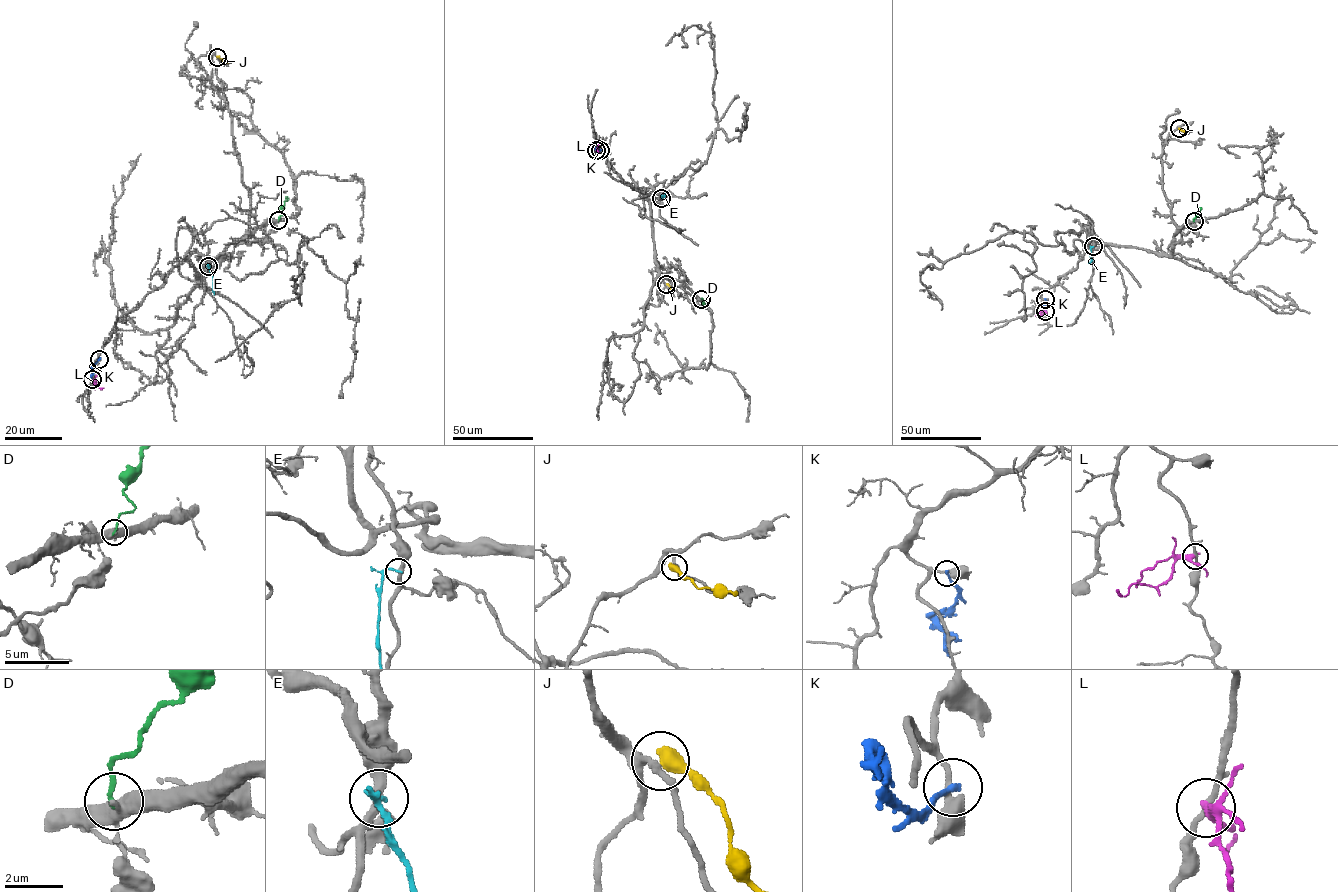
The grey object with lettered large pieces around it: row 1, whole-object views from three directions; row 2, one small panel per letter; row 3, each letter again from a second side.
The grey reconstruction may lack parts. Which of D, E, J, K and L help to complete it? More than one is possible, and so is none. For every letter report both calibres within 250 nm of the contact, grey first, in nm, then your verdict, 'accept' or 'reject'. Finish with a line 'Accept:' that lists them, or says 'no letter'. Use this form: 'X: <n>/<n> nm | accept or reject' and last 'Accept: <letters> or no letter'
D: 280/150 nm | reject
E: 320/180 nm | reject
J: 220/500 nm | reject
K: 320/200 nm | reject
L: 160/280 nm | reject
Accept: no letter

